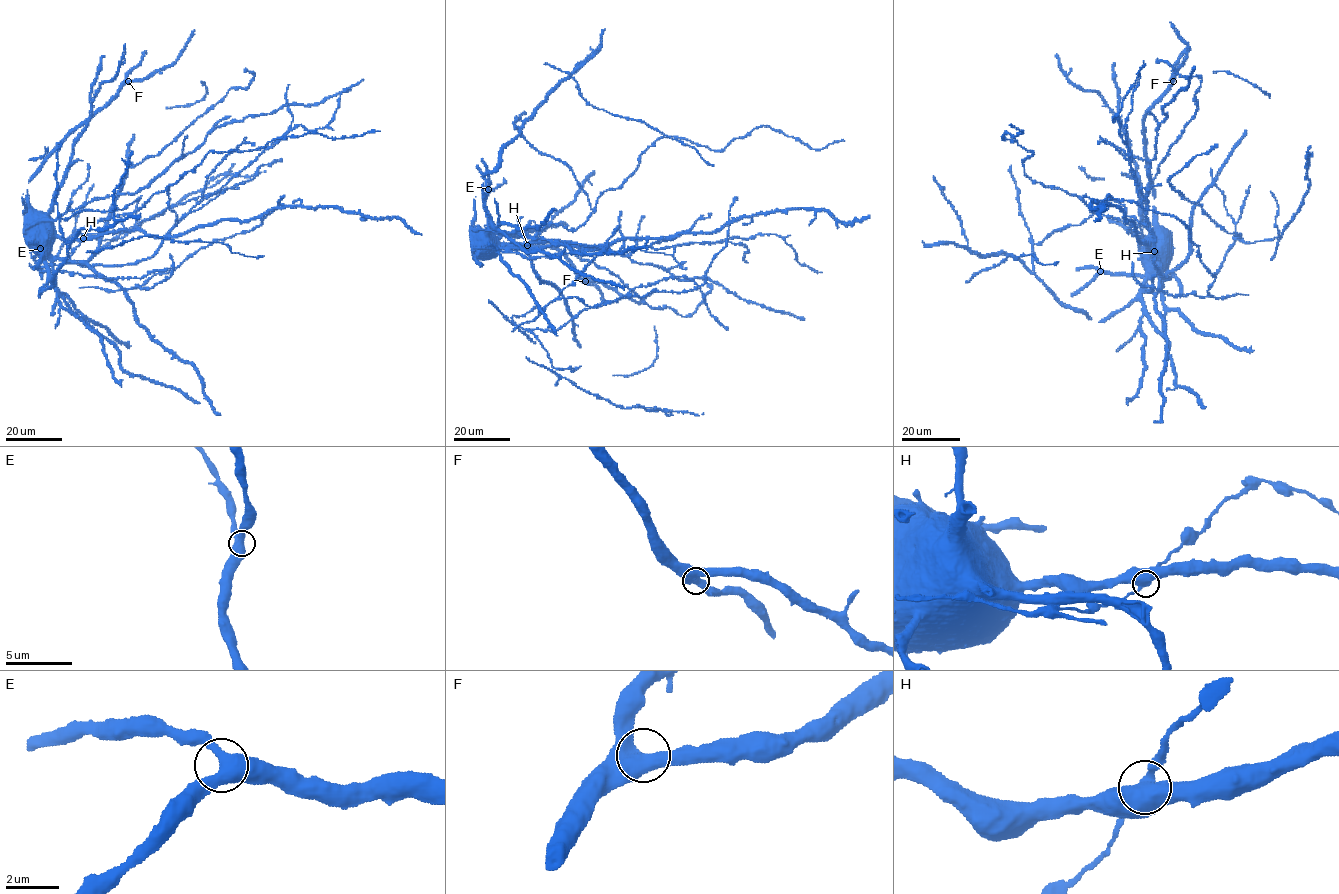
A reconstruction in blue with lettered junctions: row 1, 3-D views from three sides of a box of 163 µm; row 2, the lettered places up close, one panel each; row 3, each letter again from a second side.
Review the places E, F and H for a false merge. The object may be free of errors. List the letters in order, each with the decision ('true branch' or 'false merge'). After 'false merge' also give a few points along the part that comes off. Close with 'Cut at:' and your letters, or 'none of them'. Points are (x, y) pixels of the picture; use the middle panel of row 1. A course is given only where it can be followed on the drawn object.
E: true branch
F: true branch
H: true branch
Cut at: none of them

